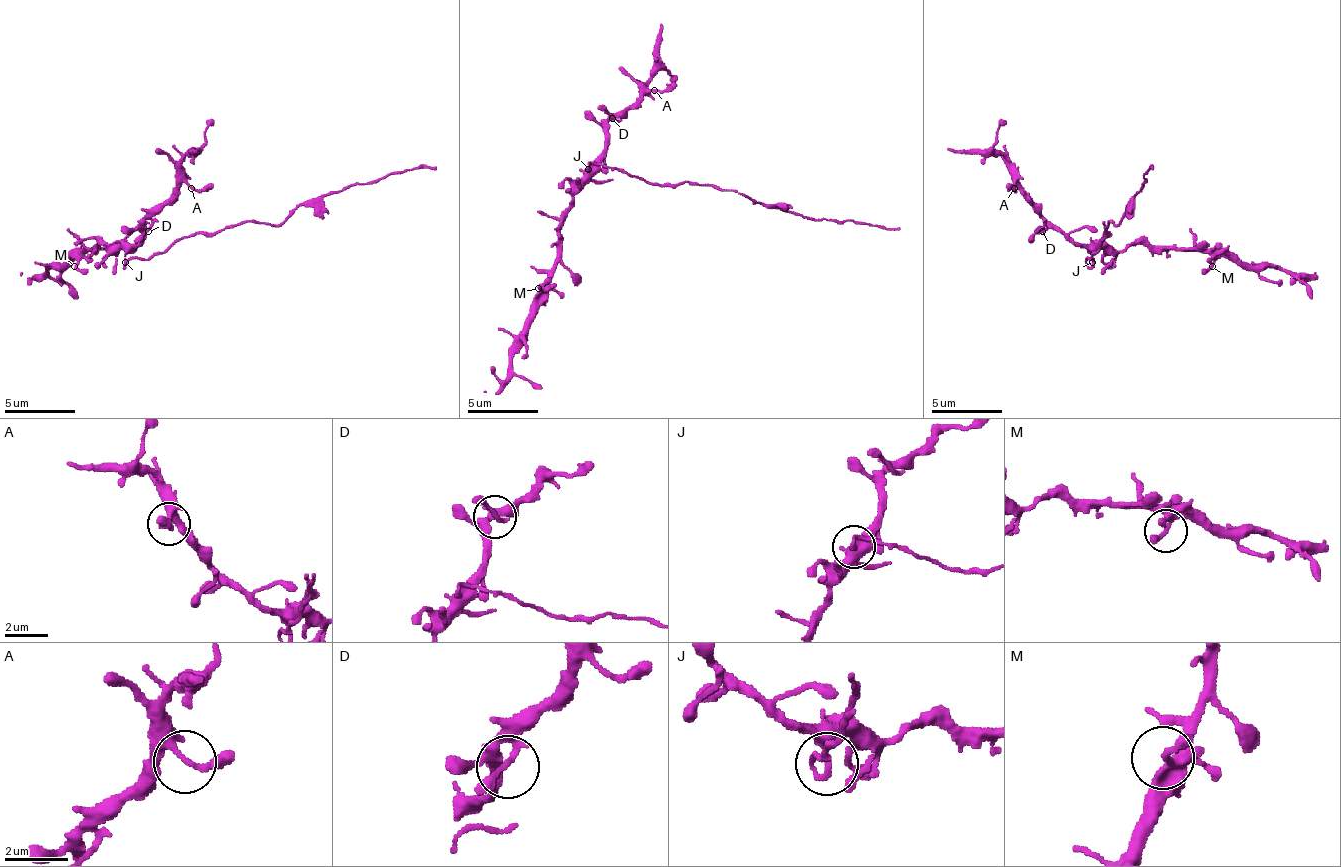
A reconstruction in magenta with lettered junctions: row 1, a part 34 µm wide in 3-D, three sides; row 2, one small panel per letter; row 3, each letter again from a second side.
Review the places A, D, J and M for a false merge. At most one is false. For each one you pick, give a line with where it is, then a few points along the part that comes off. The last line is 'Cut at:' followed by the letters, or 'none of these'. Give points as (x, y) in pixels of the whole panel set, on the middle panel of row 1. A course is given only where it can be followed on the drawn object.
J: (588, 169) | (587, 168), (616, 168), (658, 186), (711, 186), (743, 193), (764, 203), (778, 203), (806, 217), (898, 228)
Cut at: J

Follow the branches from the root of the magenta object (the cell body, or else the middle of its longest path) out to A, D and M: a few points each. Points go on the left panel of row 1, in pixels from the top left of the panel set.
A: (163, 252), (156, 252), (145, 259), (131, 252), (141, 241), (141, 224), (184, 181), (191, 188)
D: (163, 252), (156, 252), (145, 259), (131, 252), (141, 241), (141, 227), (145, 224), (148, 231)
M: (163, 252), (141, 259), (127, 248), (110, 252), (99, 245), (74, 266)

